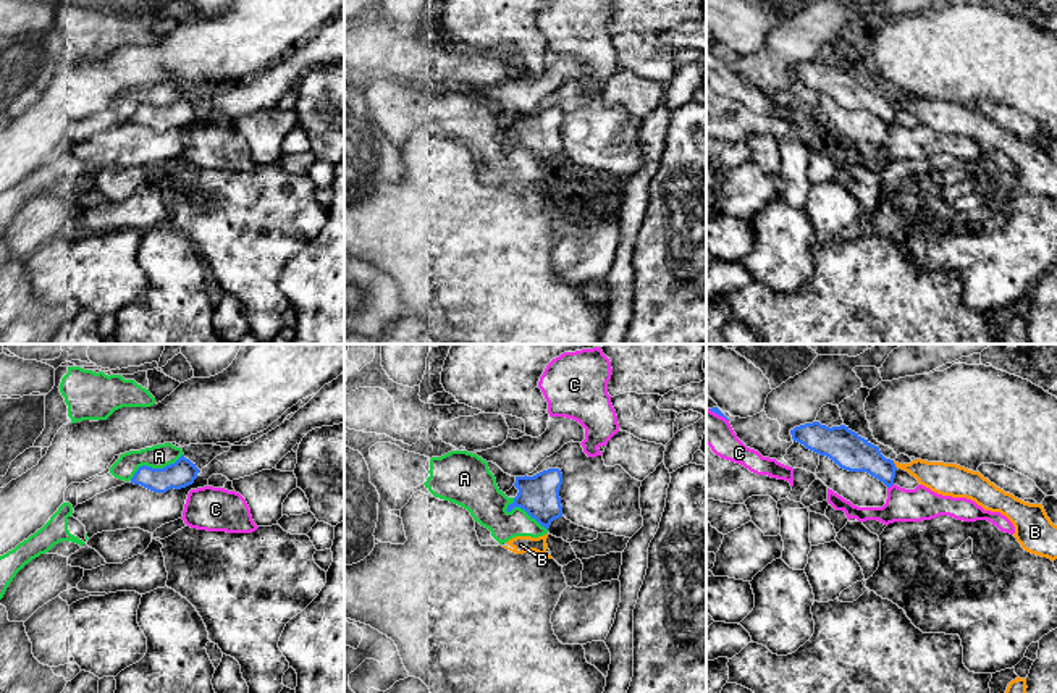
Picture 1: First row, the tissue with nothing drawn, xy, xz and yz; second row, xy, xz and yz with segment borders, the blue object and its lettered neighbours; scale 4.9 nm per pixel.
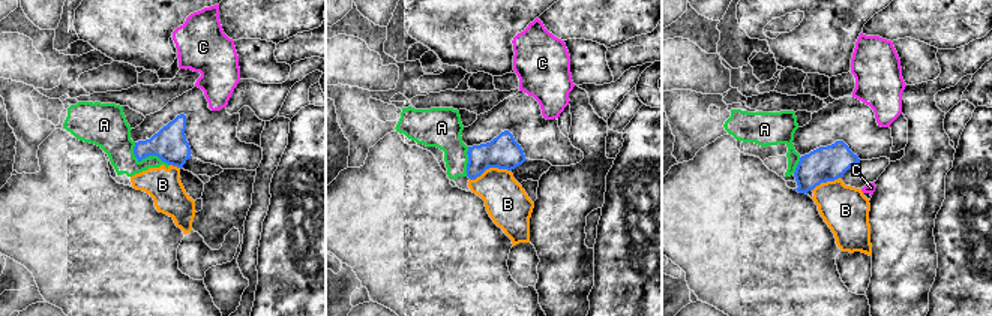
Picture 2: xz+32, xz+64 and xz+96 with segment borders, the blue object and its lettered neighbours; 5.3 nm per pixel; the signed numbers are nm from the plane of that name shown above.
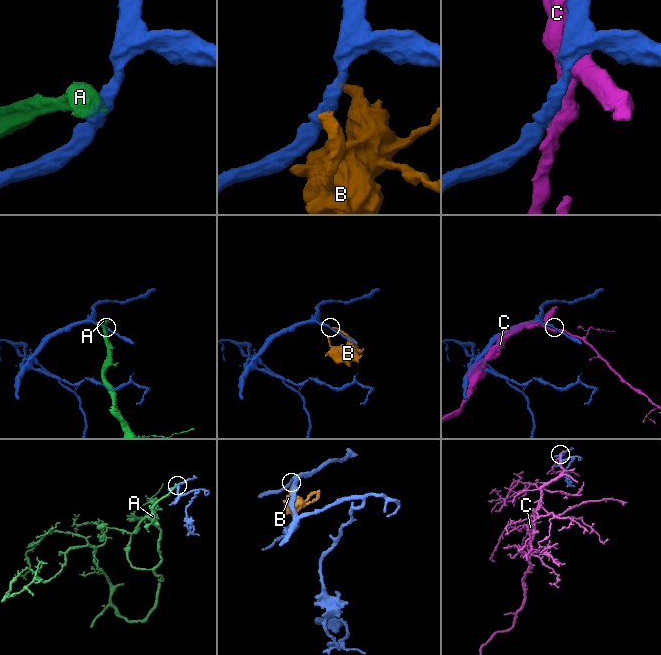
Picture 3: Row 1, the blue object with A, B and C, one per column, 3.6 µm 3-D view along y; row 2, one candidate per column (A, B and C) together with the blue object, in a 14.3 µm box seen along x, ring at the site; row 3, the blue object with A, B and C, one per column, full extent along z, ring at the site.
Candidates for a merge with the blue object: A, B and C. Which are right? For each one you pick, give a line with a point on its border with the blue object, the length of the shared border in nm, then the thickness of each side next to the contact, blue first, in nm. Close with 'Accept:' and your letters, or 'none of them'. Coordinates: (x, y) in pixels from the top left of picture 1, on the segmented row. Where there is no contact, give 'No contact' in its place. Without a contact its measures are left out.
Accept: none of them

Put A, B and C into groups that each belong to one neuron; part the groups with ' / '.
A B / C

